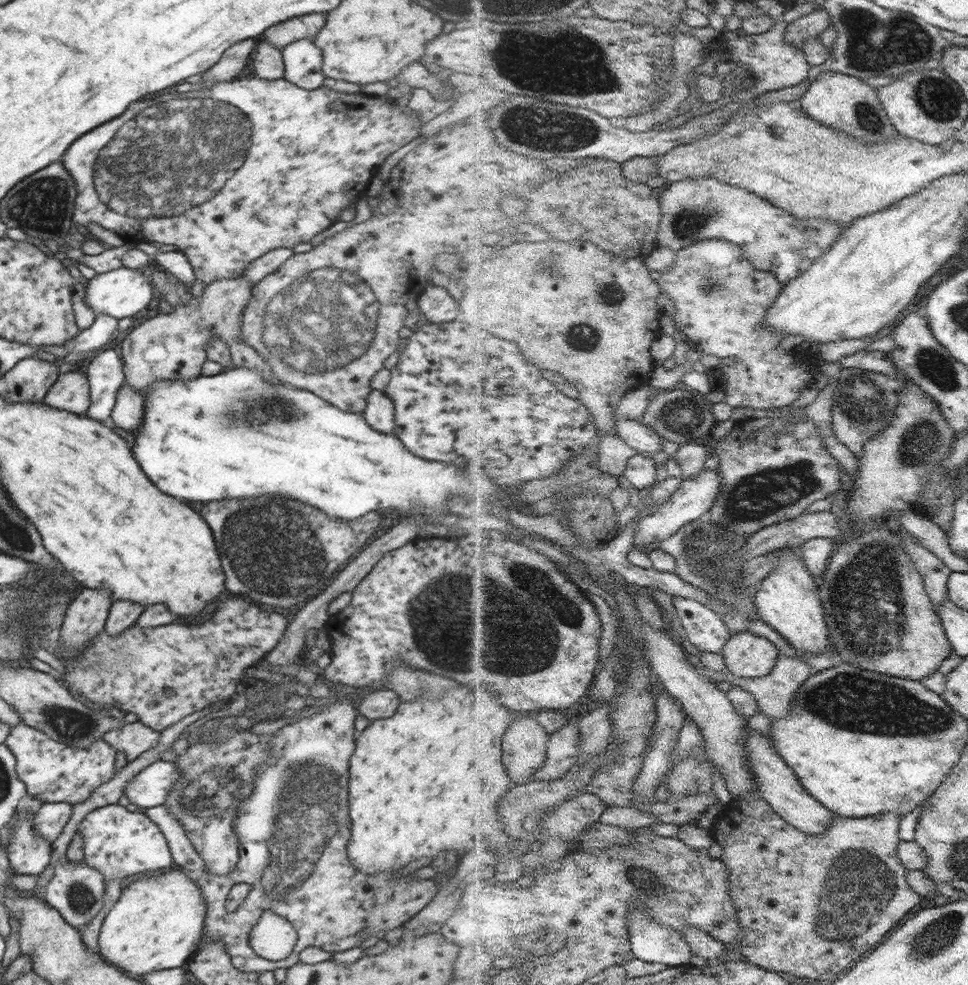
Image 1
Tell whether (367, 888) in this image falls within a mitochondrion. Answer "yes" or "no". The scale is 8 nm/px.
no

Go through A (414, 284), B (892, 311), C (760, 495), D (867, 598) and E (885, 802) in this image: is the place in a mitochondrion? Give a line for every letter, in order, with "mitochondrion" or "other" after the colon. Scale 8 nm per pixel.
A: other
B: other
C: mitochondrion
D: mitochondrion
E: other

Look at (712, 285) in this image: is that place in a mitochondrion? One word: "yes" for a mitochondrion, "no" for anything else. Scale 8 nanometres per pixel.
yes

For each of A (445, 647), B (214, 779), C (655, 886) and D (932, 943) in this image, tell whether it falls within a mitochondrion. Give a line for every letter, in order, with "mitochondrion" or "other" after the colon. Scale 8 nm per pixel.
A: mitochondrion
B: mitochondrion
C: mitochondrion
D: mitochondrion

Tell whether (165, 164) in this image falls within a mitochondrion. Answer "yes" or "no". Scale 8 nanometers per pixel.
yes

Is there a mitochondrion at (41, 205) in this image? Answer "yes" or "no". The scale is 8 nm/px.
yes

